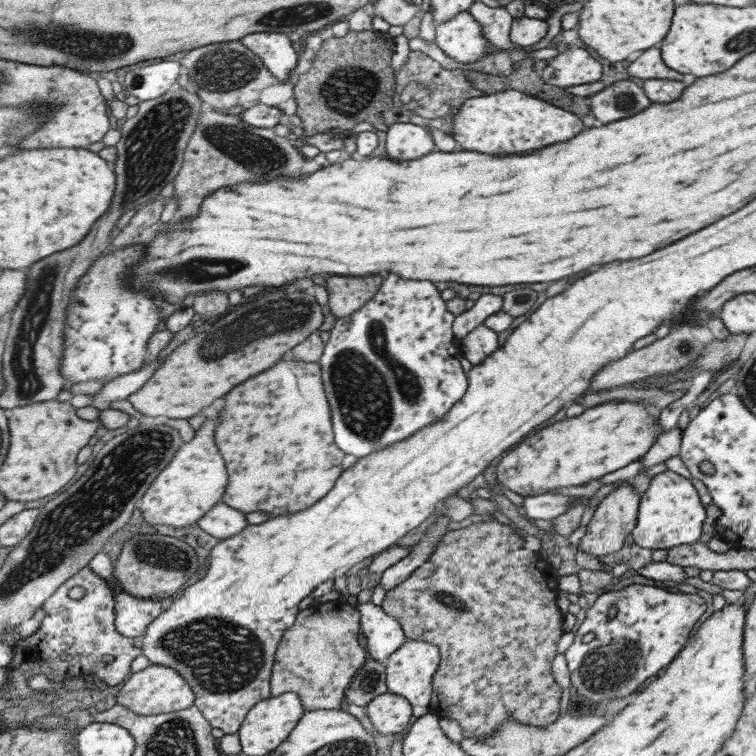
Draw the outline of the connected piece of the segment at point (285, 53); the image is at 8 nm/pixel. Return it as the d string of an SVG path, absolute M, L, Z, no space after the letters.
M249 34L241 42L262 60L263 66L279 82L295 68L297 55L286 34Z

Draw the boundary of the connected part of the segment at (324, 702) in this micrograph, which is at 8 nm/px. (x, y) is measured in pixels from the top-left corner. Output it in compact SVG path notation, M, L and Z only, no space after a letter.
M331 600L323 603L314 602L303 610L298 611L295 624L283 632L281 642L277 643L273 670L270 672L270 697L279 694L294 693L301 700L305 711L339 709L341 699L354 674L367 660L365 648L359 646L359 613L357 609L344 600Z

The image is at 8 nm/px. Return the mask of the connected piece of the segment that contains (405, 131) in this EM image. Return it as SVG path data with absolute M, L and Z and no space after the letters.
M393 123L384 132L385 156L392 160L421 158L433 150L430 131L412 123Z

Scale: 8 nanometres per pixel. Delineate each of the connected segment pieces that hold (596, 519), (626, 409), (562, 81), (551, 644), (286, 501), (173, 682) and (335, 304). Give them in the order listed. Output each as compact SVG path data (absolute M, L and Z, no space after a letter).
M631 480L618 482L618 486L596 505L595 511L585 527L585 532L576 545L581 552L595 557L617 552L622 547L625 537L635 526L639 496L635 493Z
M625 399L604 402L586 408L577 416L556 421L532 437L522 439L495 465L495 481L522 497L537 496L553 488L582 486L641 458L662 431L658 410L654 413L646 403L627 402Z
M568 47L538 73L545 84L560 89L599 81L601 65L583 47Z
M491 517L475 518L468 525L447 531L440 541L433 547L431 554L425 562L415 567L397 586L385 591L385 595L380 604L381 610L393 617L401 627L407 639L416 639L438 648L440 658L436 671L431 679L432 698L428 706L428 714L437 719L453 719L461 727L461 734L465 738L485 738L493 735L497 727L505 721L517 721L531 727L545 727L550 723L555 723L559 716L559 700L563 688L555 684L551 675L550 663L557 654L555 646L559 637L563 634L561 623L563 615L555 605L557 596L557 575L556 569L539 557L538 553L523 549L523 539L515 533L510 525L499 524Z
M282 355L269 370L247 378L229 390L219 416L221 422L215 428L215 446L221 452L229 474L229 482L225 484L220 502L235 510L245 514L266 512L269 517L296 513L323 497L342 473L341 458L344 452L333 442L330 410L318 362L299 362Z
M149 663L142 670L131 673L127 682L119 688L115 704L124 706L125 709L141 716L153 716L184 710L193 705L193 698L193 692L179 673L168 666Z
M329 276L325 280L325 290L331 314L335 319L347 317L377 292L379 284L381 284L379 276L365 276L365 278Z

